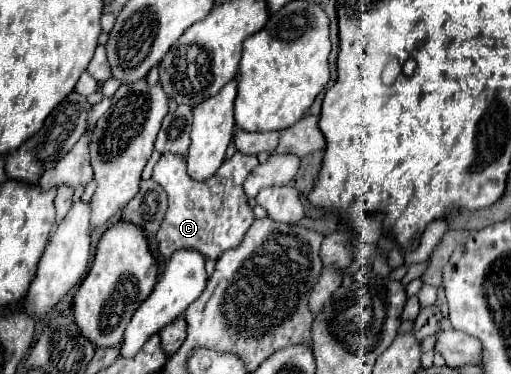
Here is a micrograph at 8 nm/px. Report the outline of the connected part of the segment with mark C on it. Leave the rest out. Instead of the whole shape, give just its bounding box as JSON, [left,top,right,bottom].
[153,151,259,261]

